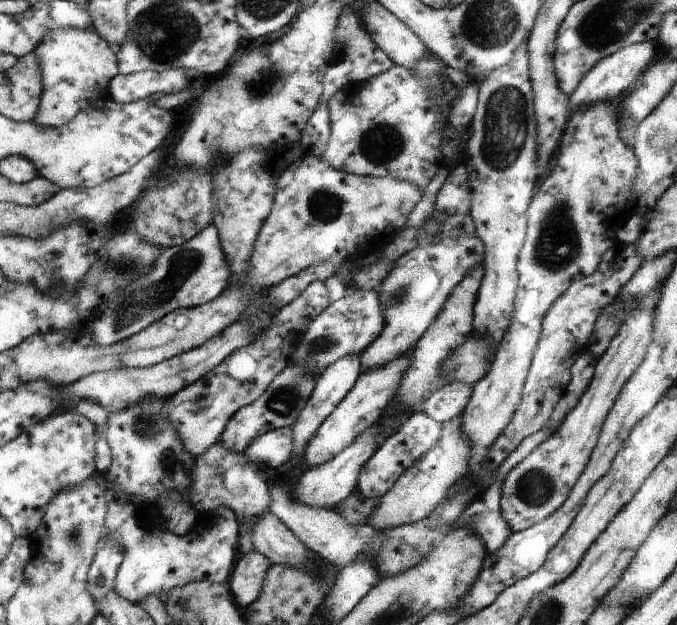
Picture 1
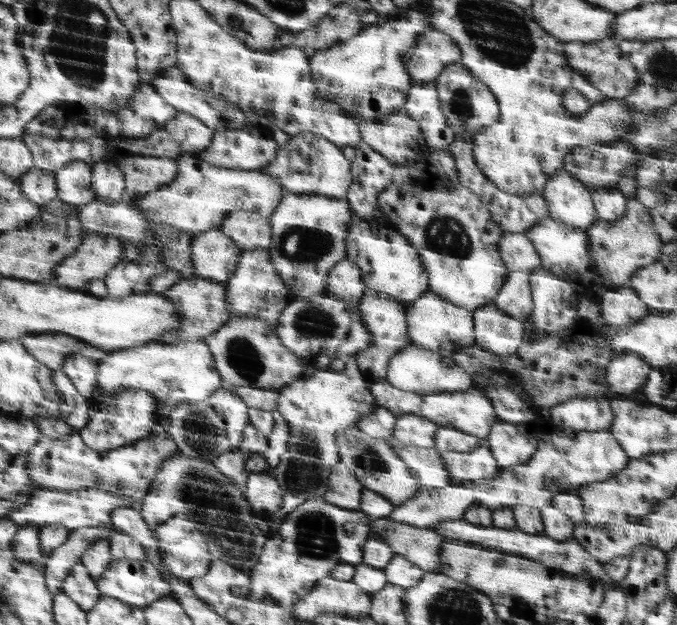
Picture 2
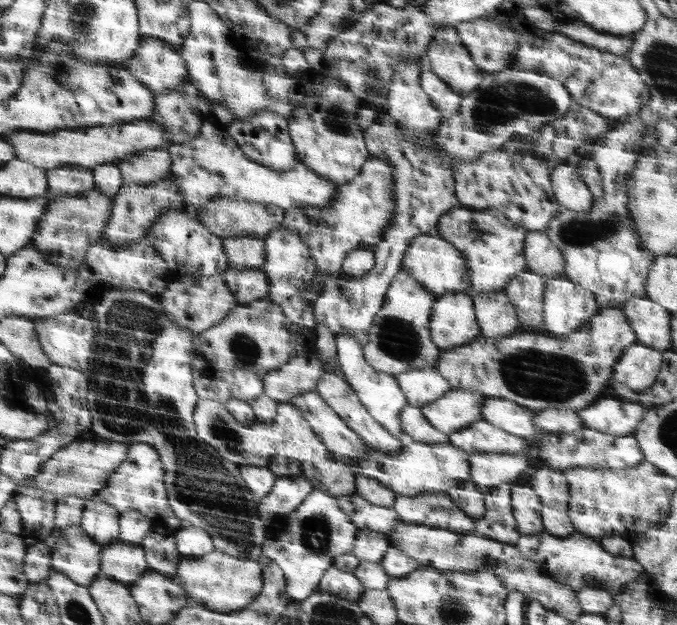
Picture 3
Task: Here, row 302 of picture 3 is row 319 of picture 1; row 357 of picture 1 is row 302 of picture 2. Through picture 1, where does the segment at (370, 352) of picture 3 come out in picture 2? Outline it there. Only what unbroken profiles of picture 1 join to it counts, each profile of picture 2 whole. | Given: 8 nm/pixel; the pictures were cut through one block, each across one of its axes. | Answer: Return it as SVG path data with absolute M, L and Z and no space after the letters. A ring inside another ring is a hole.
M367 288L365 296L360 301L361 317L372 333L373 344L364 352L354 354L357 358L357 365L364 377L372 383L382 381L388 377L389 362L402 348L412 345L408 335L408 323L406 323L406 310L401 302L394 300L389 294Z

